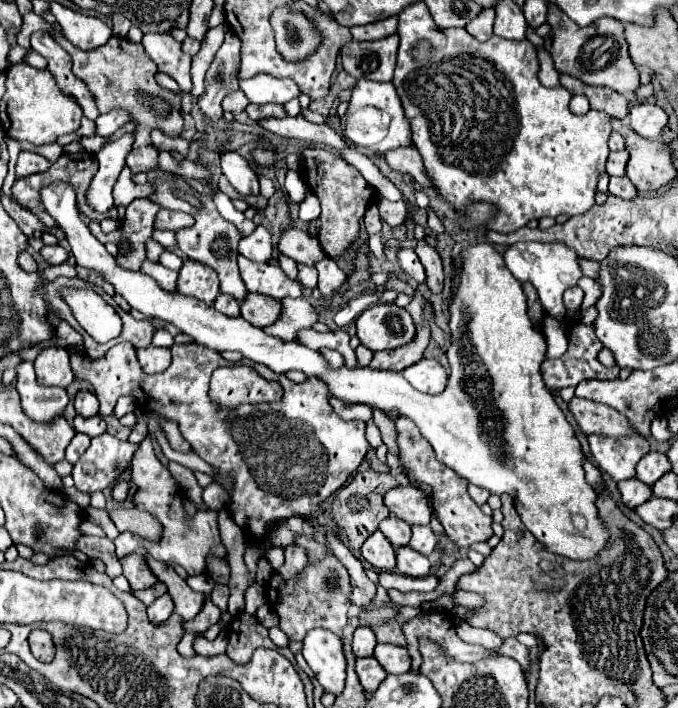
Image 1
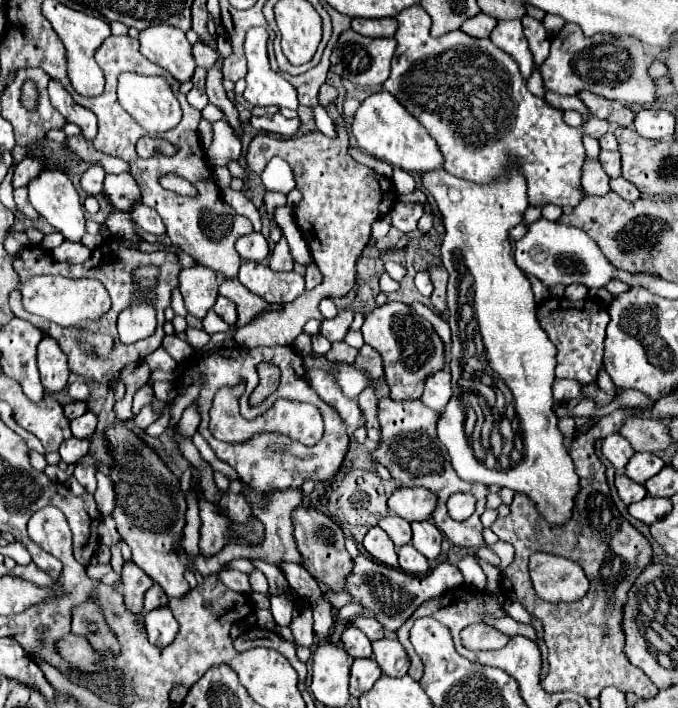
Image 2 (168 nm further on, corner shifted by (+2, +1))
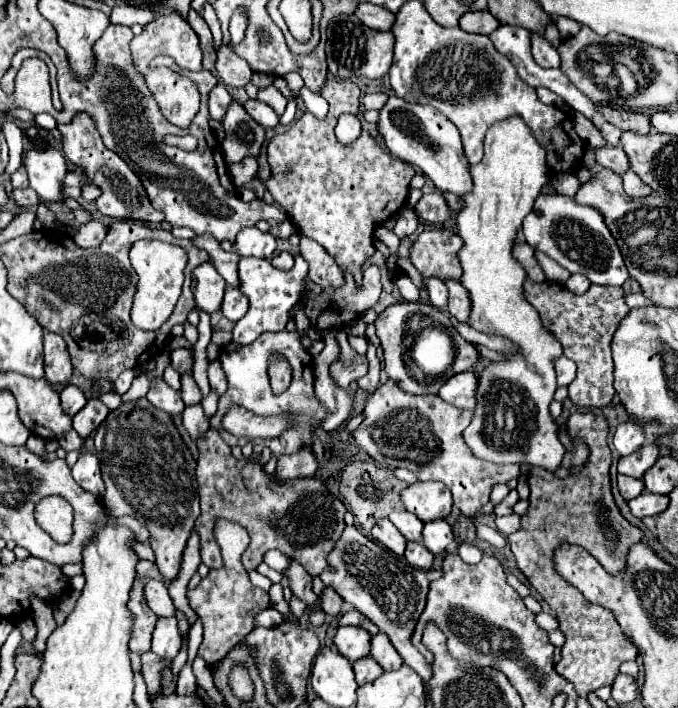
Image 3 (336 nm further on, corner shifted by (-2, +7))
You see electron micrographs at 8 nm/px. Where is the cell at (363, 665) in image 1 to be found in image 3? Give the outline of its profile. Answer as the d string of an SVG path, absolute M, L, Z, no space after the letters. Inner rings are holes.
M366 656L366 658L356 660L352 668L354 668L354 674L356 674L356 682L358 682L358 686L376 680L376 678L384 672L372 656Z

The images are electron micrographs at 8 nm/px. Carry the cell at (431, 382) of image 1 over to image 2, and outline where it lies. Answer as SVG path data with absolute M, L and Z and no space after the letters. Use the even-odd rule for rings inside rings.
M438 370L434 374L428 374L428 378L424 380L424 390L420 400L432 408L432 410L440 410L440 406L444 406L444 402L448 402L452 390L450 390L450 372L448 370Z

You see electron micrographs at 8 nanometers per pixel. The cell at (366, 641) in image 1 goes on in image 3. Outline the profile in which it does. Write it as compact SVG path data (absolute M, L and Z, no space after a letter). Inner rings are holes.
M340 626L336 636L334 636L334 644L344 658L354 662L354 660L368 656L370 634L364 632L362 628L358 628L358 626Z

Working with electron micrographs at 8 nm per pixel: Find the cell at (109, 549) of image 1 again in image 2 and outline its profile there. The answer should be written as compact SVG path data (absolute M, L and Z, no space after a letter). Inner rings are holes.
M110 564L88 565L87 574L92 579L101 580L108 572L112 571Z

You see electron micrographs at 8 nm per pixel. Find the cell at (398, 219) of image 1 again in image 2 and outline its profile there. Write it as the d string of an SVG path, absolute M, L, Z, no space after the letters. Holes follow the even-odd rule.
M400 200L394 202L394 206L388 212L388 216L392 220L392 226L398 228L404 234L416 230L416 224L418 224L418 220L420 220L422 214L424 214L422 204L416 204L416 202L406 204L406 202L400 202Z

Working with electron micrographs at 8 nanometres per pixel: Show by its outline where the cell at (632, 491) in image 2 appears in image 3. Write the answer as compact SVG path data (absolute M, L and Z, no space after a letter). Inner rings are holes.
M618 474L618 490L620 490L620 494L622 494L624 500L632 500L632 498L636 498L636 496L642 494L644 484L642 484L642 480Z

